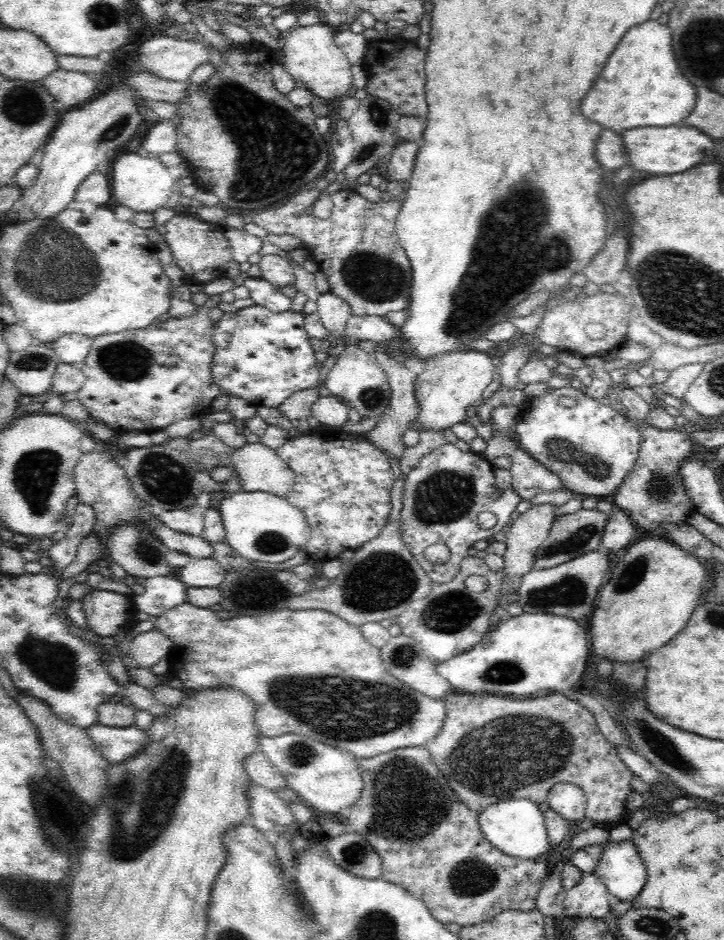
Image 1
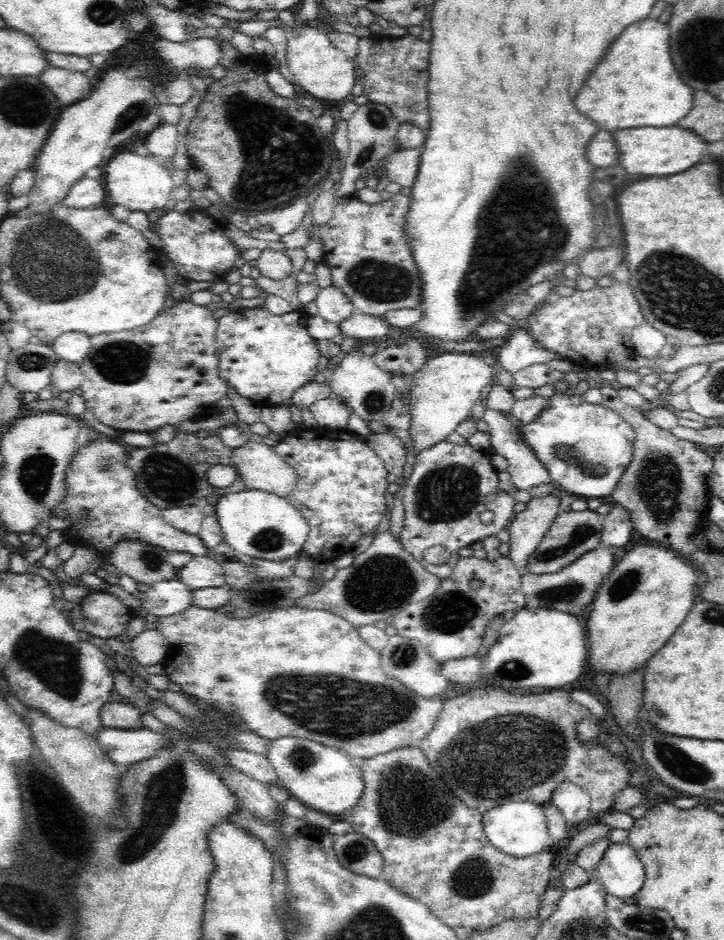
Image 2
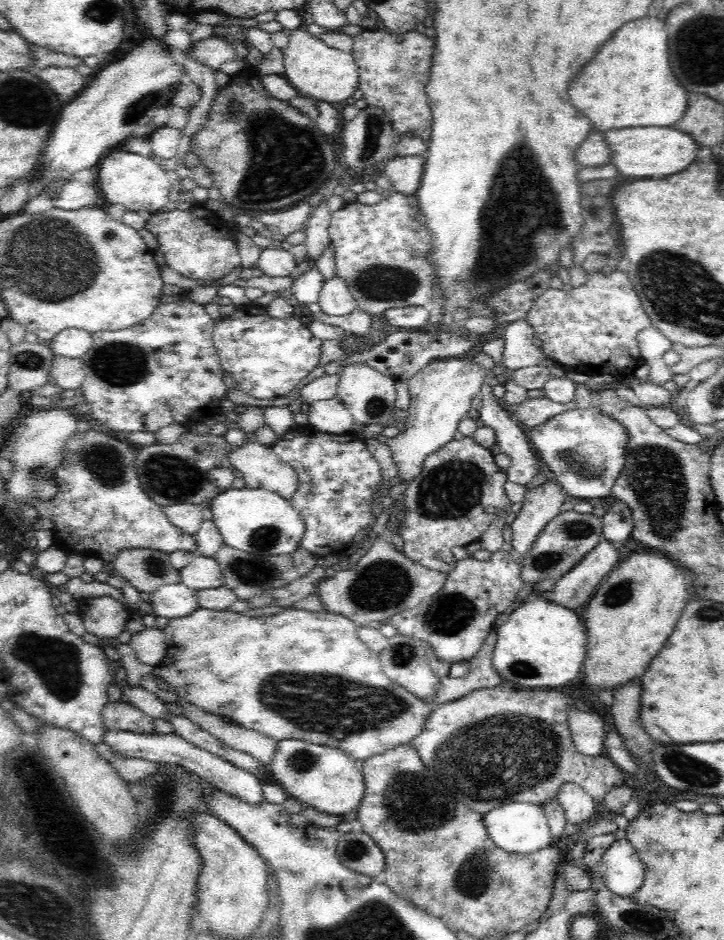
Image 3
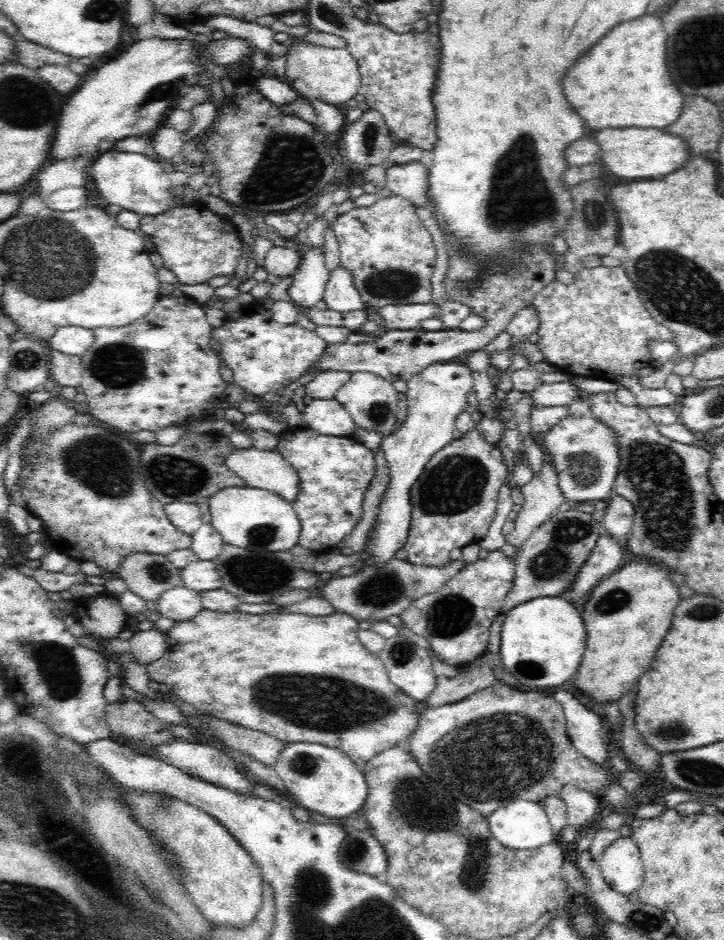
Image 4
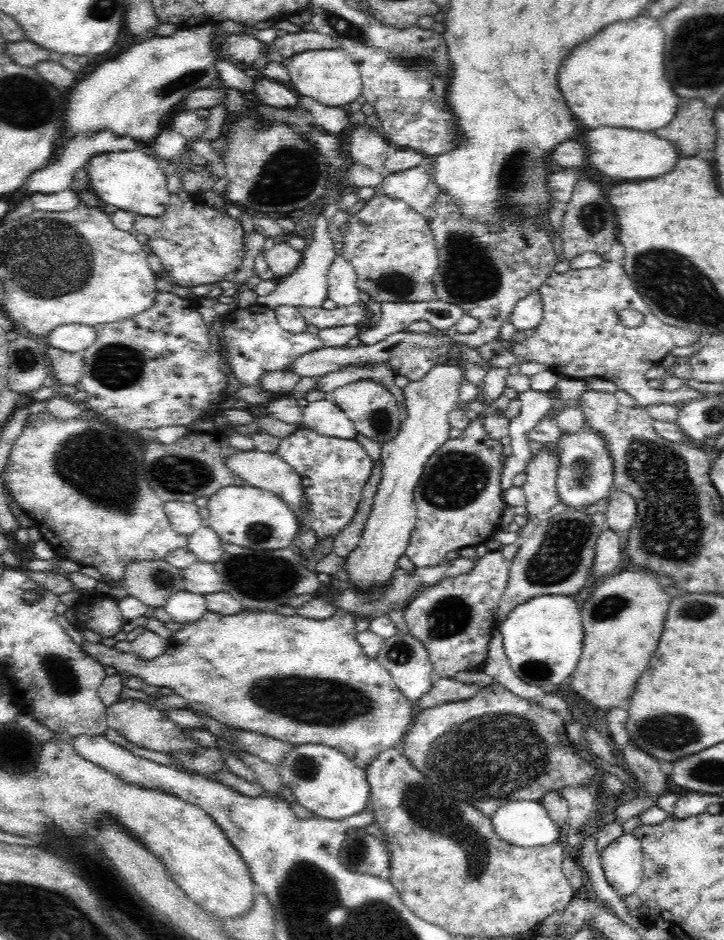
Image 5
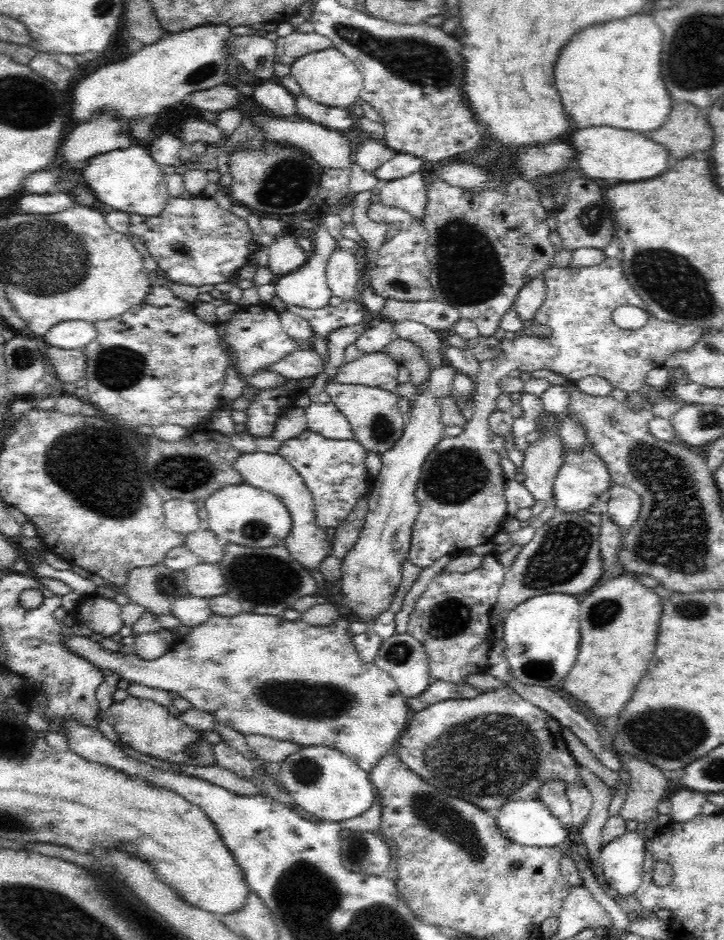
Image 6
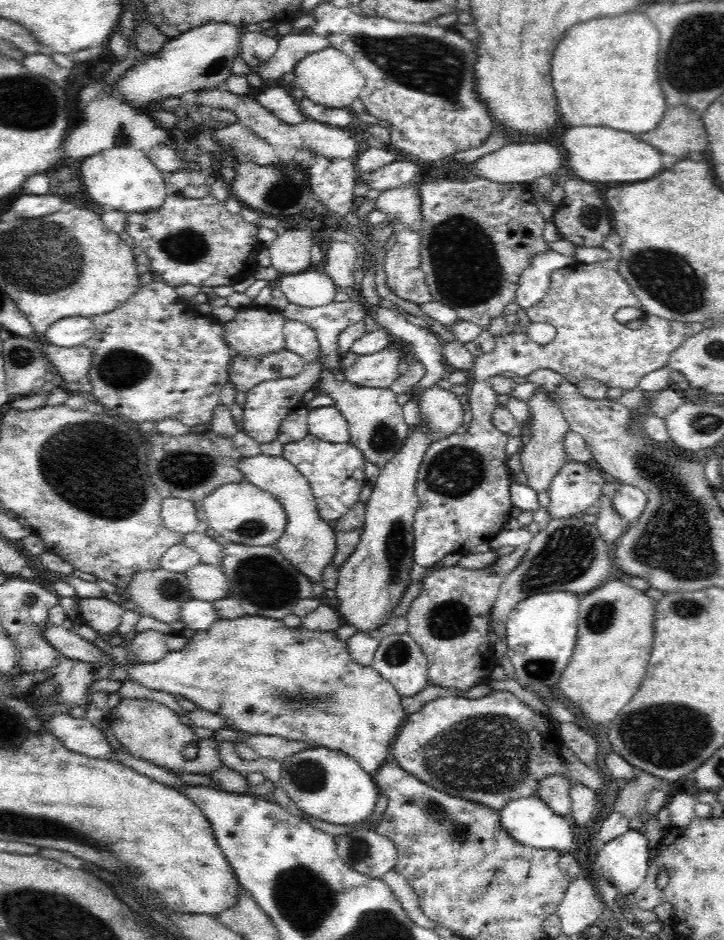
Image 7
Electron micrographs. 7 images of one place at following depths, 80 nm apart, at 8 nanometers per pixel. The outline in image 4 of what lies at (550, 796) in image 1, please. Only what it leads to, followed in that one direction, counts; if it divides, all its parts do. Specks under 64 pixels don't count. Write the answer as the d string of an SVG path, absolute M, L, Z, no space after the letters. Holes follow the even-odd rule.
M574 785L562 787L557 794L567 805L567 824L583 831L598 815L598 798Z

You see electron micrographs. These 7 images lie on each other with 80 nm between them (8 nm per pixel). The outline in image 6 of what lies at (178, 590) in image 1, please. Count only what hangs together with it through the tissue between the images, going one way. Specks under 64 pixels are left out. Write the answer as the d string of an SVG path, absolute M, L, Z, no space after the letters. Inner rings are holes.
M190 594L175 598L171 602L170 613L176 616L182 625L190 628L206 622L213 614L207 598Z

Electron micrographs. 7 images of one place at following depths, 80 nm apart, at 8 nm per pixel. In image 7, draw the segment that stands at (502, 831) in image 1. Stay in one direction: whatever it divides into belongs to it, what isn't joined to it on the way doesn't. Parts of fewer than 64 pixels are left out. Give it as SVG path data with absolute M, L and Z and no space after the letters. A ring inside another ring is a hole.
M533 795L508 802L500 811L500 820L510 837L525 846L568 852L573 847L574 824L569 816L556 814L540 797Z

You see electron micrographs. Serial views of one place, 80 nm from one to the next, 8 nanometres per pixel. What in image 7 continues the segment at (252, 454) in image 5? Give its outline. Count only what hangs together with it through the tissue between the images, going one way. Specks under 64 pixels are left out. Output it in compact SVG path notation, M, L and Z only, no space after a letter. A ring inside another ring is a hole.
M260 453L258 456L243 457L237 465L246 481L272 493L286 512L284 534L274 545L278 547L284 558L312 581L312 584L321 582L324 568L334 559L337 551L336 535L333 526L320 519L308 479L304 478L296 466L286 460L283 455L270 456Z

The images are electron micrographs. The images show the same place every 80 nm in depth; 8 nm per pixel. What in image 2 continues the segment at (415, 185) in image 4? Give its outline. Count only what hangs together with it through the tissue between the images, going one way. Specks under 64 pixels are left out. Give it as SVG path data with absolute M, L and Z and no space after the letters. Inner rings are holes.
M405 148L389 153L384 165L388 179L398 183L401 188L407 186L410 188L415 181L420 166L421 149Z

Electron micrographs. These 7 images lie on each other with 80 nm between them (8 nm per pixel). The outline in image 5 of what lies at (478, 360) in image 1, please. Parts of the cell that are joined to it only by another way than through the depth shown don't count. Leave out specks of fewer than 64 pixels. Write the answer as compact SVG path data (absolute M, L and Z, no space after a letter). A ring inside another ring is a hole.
M437 364L418 382L410 381L404 393L407 419L401 423L397 435L382 445L382 480L374 496L372 513L361 534L360 544L352 554L348 554L344 570L349 575L350 585L366 591L372 585L384 585L391 581L398 564L398 558L405 554L412 531L414 530L418 509L414 491L426 462L446 442L450 440L448 414L458 408L460 384L465 380L465 370L461 366Z

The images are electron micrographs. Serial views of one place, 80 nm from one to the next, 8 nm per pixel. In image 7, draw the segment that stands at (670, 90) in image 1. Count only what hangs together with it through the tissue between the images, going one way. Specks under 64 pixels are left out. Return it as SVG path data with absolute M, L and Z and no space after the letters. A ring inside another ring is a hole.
M645 12L598 18L568 30L552 60L558 110L566 125L614 127L634 134L654 130L666 112L658 80L658 44L660 31Z

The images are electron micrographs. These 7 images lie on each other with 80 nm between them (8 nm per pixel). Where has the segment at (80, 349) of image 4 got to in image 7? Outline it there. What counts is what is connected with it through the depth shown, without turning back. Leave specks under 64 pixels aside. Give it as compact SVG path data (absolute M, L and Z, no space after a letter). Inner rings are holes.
M74 316L61 318L48 327L45 332L44 343L72 348L82 346L94 334L94 323L91 317Z

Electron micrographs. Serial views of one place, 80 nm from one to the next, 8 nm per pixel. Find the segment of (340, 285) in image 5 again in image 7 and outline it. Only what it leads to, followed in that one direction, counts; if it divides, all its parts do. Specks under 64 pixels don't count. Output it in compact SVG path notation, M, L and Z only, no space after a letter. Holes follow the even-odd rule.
M330 242L325 253L324 269L328 277L334 281L338 291L348 290L355 286L357 252L348 242Z

